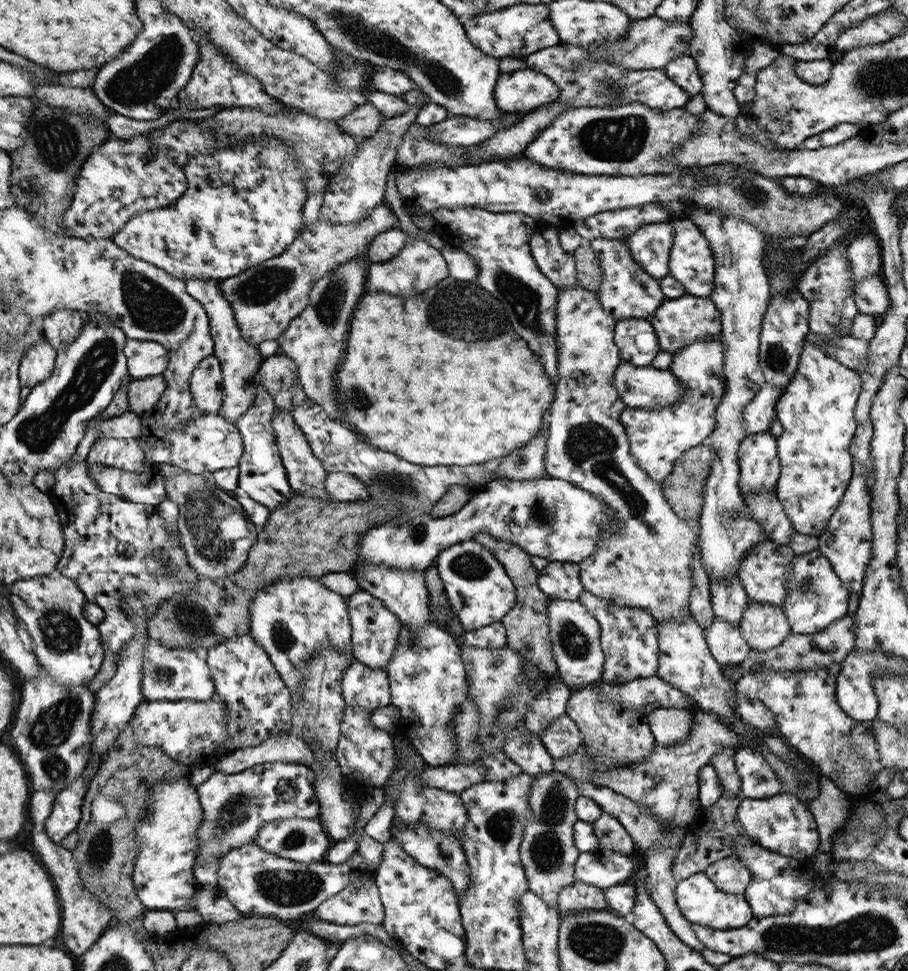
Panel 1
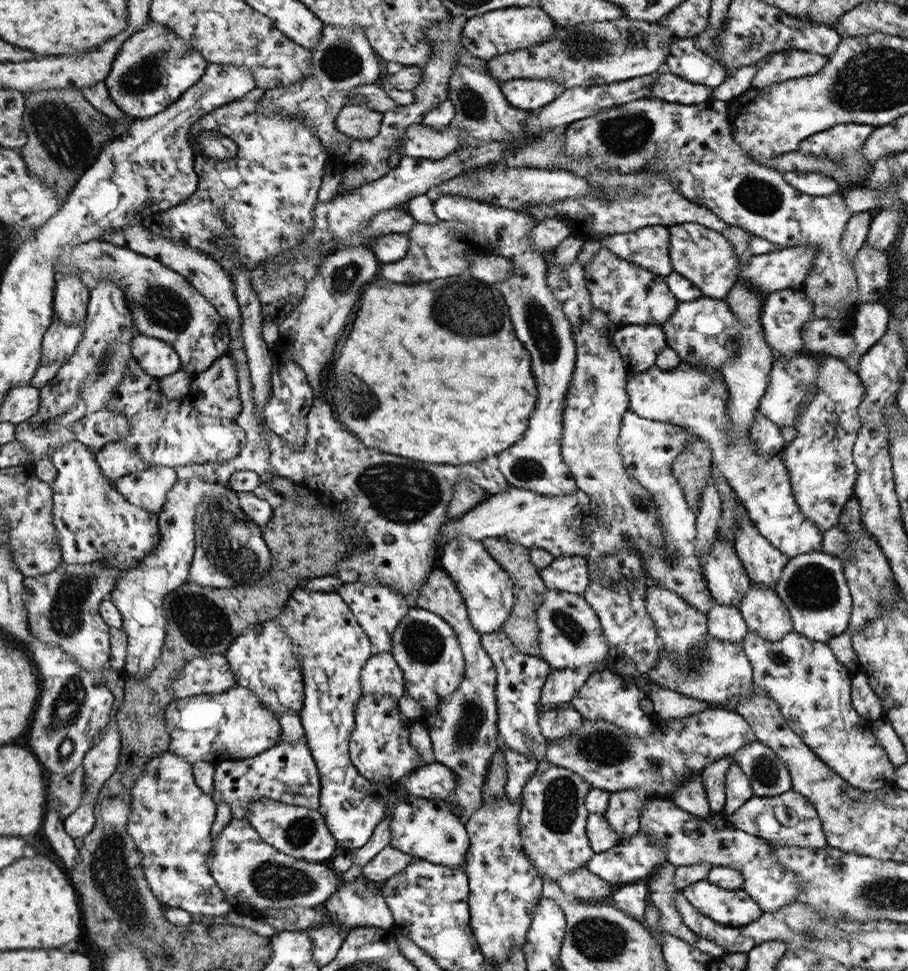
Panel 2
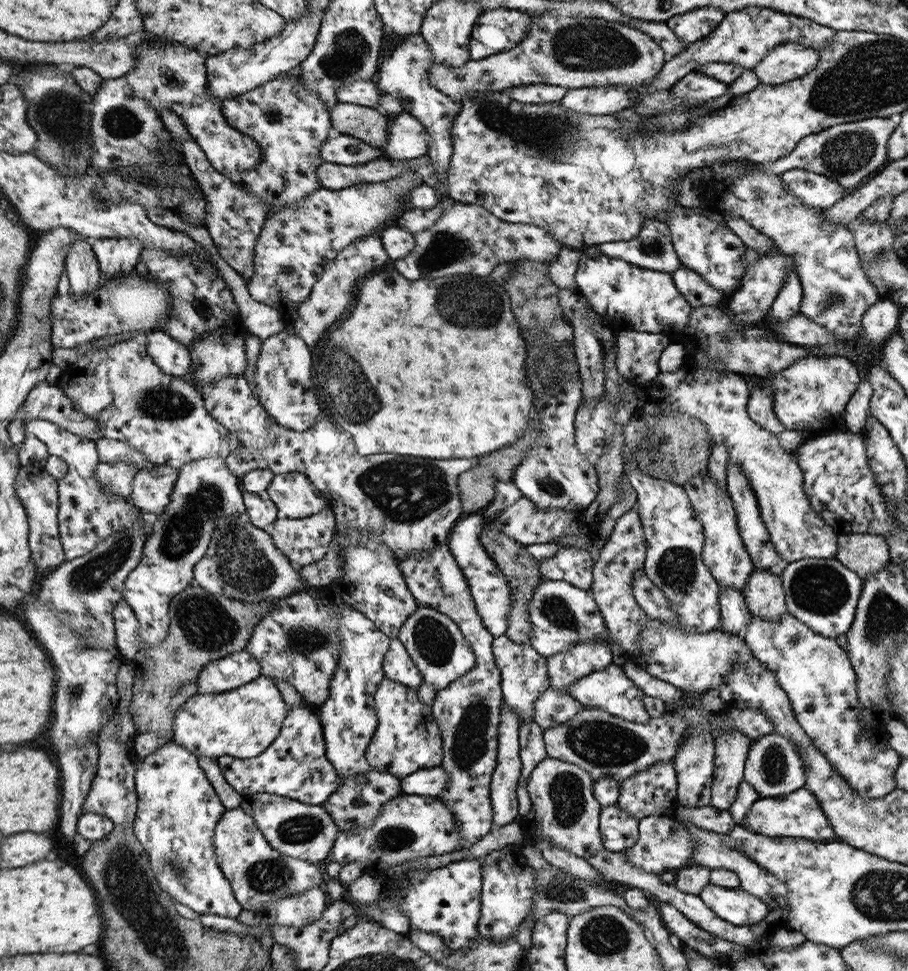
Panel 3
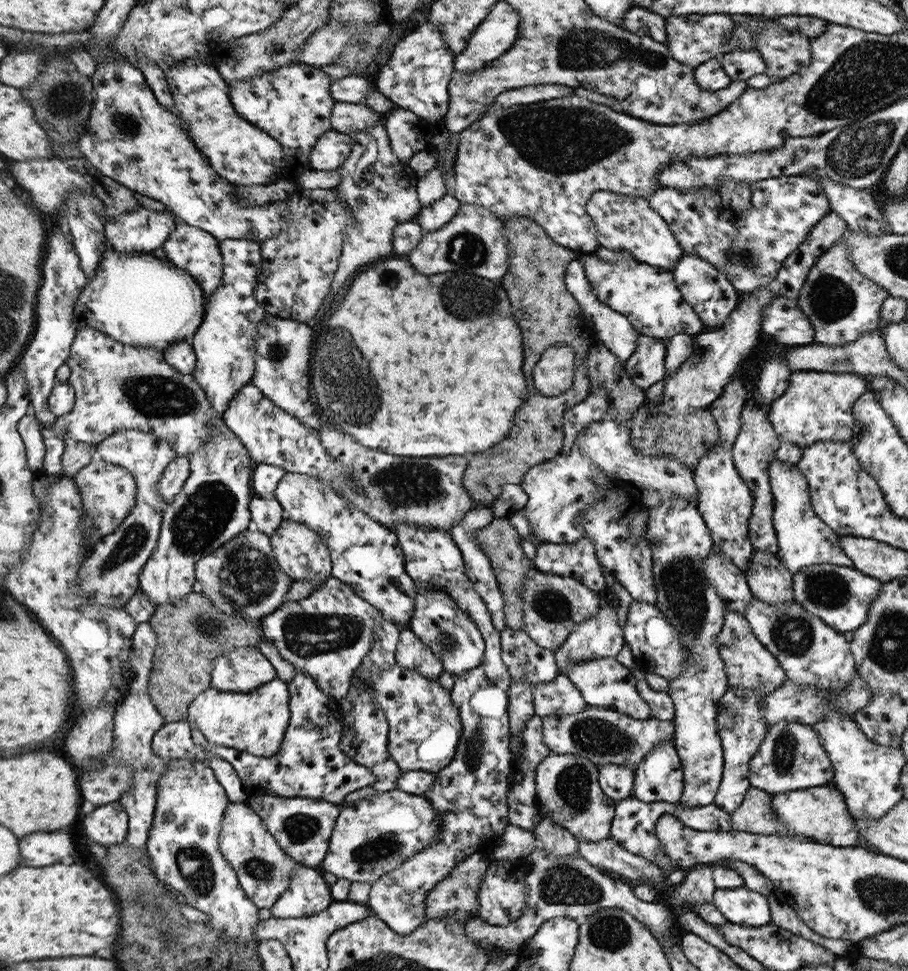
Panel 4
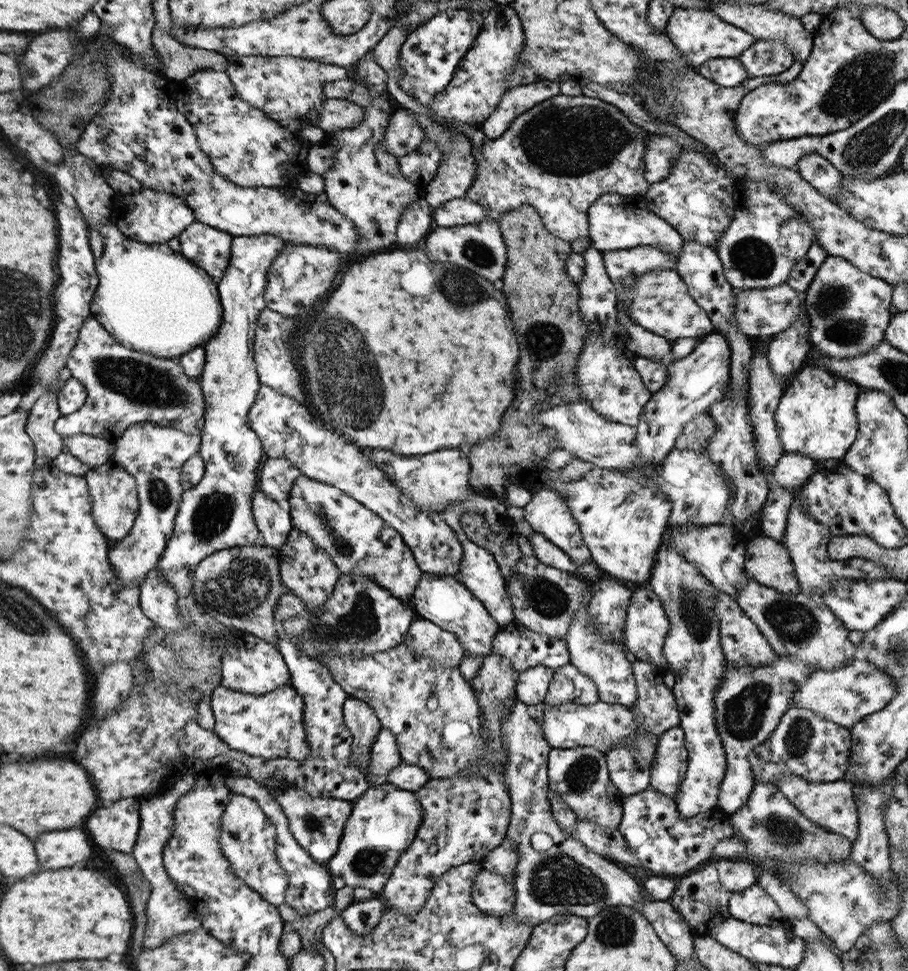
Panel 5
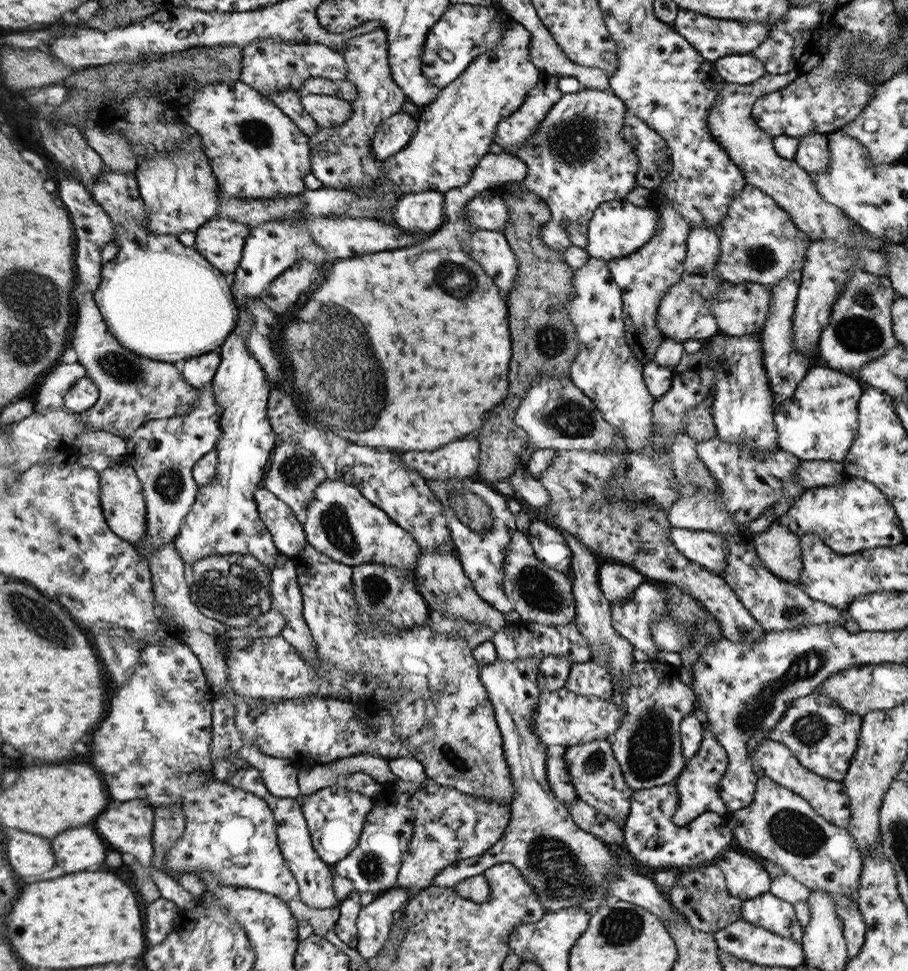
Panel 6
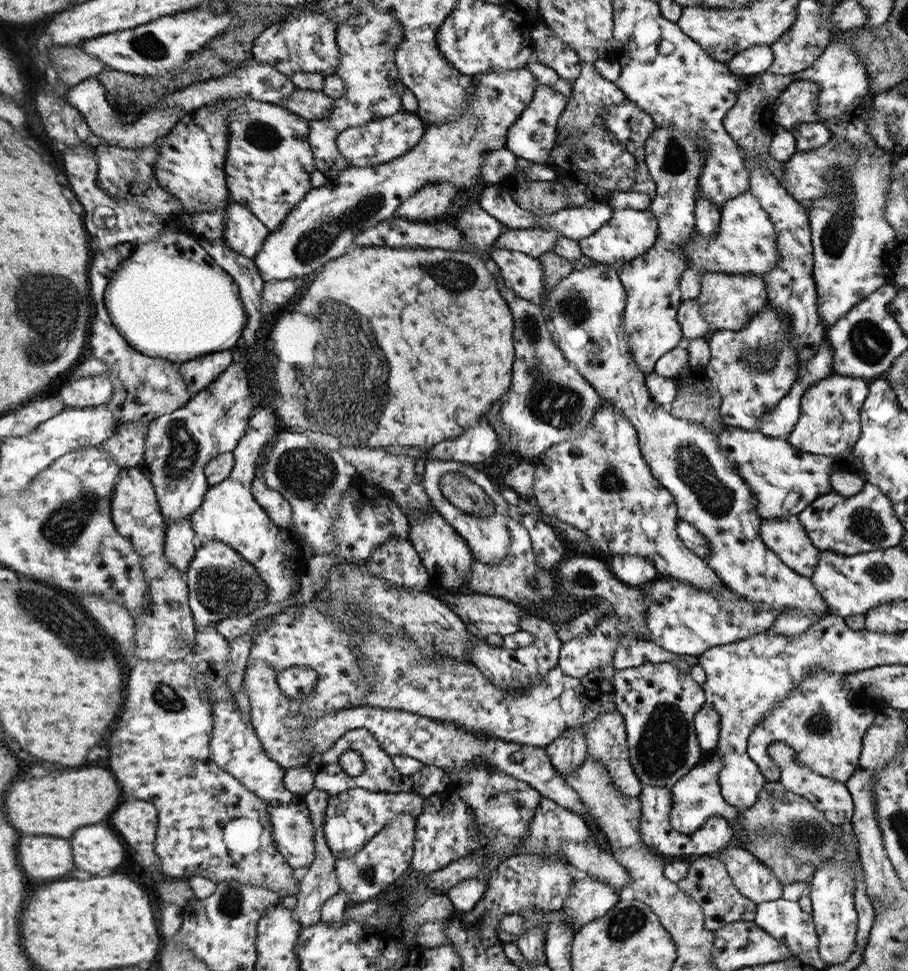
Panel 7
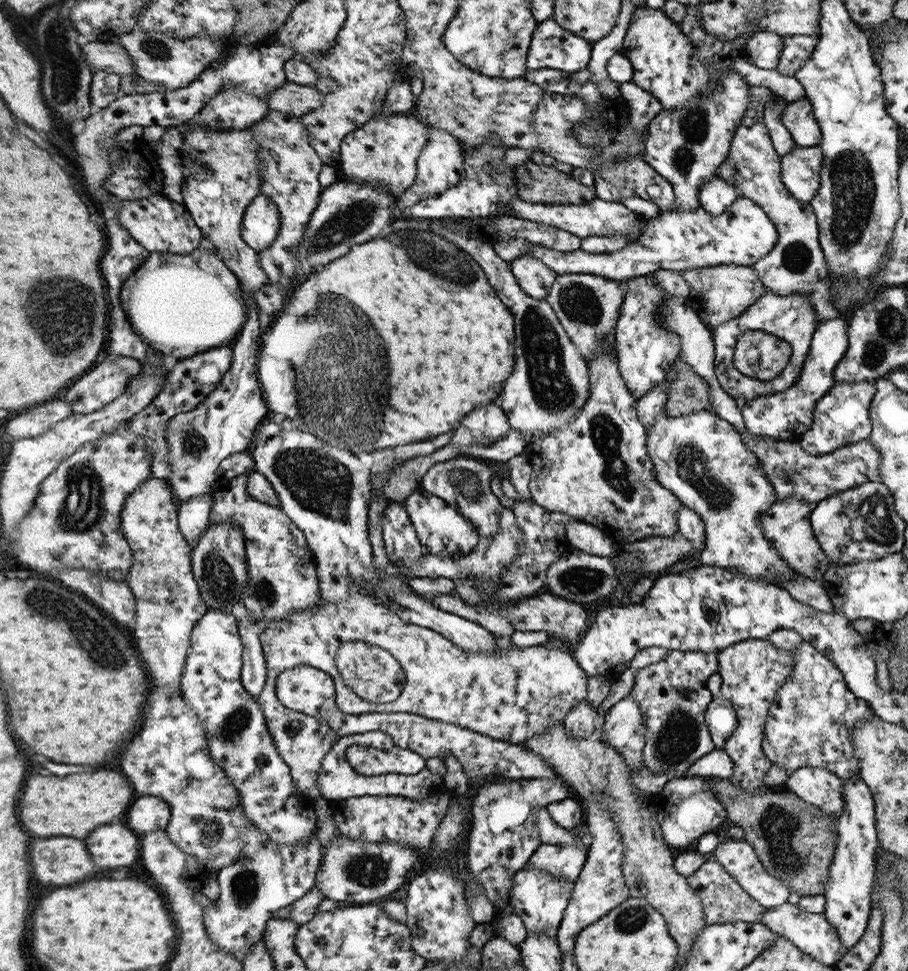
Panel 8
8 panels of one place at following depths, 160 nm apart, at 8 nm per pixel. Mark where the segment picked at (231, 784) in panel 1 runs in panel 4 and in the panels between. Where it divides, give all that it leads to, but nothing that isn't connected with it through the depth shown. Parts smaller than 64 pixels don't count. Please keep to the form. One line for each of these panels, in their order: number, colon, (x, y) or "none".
2: (287, 773)
3: (295, 765)
4: (311, 765)

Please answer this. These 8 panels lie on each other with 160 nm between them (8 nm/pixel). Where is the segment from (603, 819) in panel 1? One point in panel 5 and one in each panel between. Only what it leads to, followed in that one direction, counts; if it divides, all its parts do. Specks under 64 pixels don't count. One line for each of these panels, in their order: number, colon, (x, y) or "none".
2: (623, 812)
3: (651, 792)
4: (659, 777)
5: (669, 766)

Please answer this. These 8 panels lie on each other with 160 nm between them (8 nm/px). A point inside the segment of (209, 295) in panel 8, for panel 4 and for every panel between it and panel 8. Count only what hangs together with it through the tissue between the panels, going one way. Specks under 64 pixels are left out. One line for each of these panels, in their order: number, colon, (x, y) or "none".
4: (136, 298)
5: (150, 298)
6: (178, 306)
7: (187, 307)

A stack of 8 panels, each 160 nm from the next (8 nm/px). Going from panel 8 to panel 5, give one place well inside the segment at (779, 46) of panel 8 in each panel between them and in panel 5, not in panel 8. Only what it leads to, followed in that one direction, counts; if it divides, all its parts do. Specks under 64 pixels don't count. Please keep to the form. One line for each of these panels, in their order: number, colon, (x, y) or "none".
5: (730, 72)
6: (745, 68)
7: (754, 60)

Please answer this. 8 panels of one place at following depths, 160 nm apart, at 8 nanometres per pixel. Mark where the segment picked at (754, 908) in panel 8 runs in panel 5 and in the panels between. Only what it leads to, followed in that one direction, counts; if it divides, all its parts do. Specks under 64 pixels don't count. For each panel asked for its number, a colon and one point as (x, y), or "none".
5: (702, 901)
6: (701, 895)
7: (708, 882)

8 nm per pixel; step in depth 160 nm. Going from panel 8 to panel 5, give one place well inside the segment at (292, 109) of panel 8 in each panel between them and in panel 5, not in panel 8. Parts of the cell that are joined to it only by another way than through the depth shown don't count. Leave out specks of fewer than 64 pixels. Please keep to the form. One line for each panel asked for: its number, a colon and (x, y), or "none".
5: (338, 114)
6: (326, 110)
7: (313, 105)

